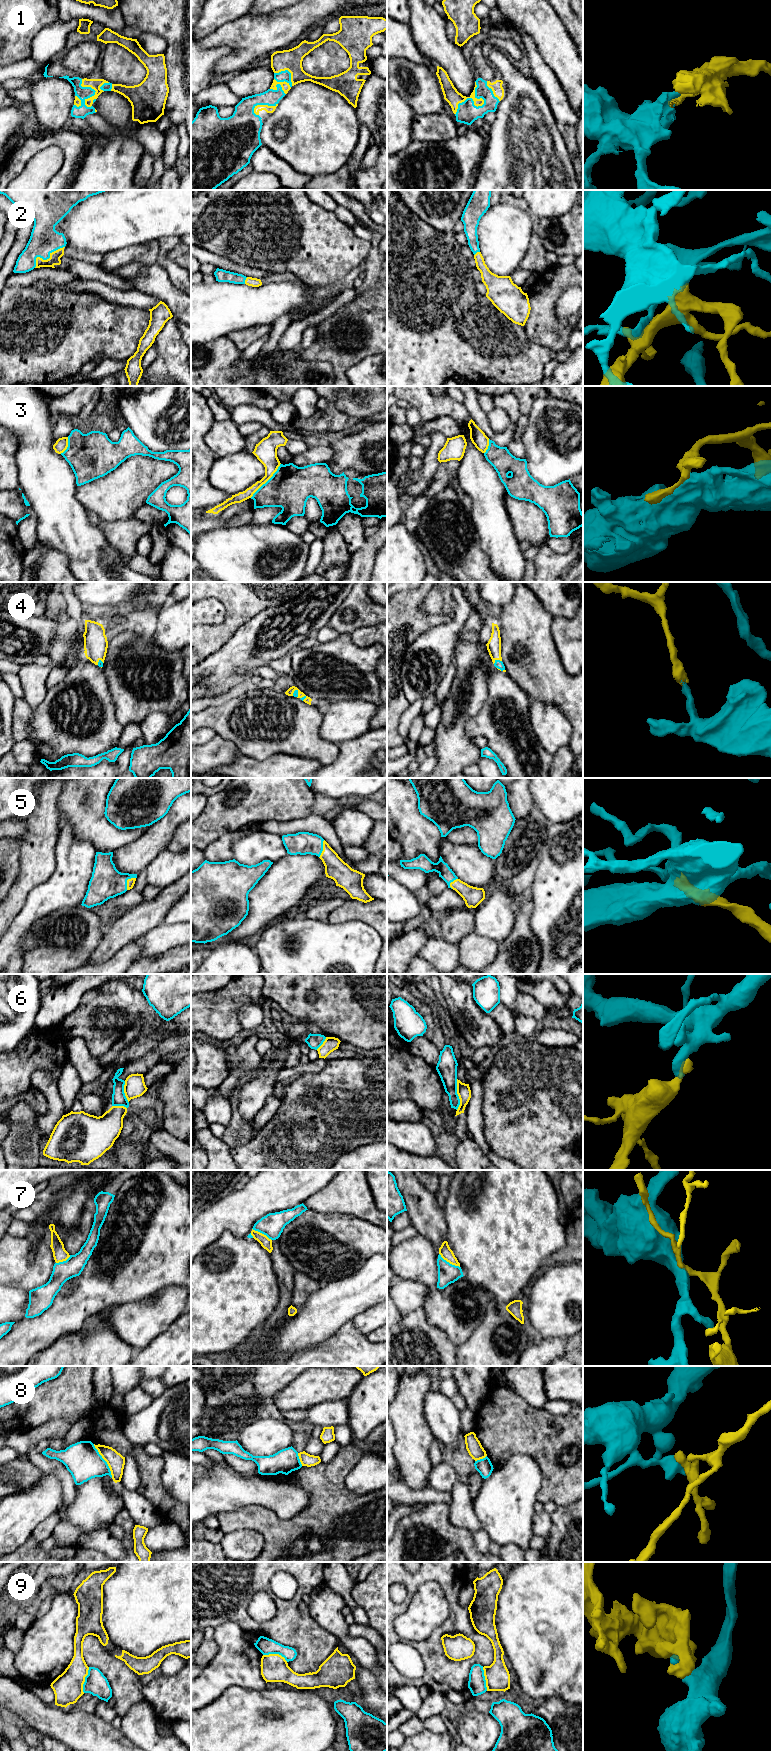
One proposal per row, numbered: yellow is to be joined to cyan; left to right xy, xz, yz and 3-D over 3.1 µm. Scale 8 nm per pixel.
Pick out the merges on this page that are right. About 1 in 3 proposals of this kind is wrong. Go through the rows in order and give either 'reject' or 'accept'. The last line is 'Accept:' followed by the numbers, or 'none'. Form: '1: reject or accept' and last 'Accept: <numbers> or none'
1: accept
2: accept
3: reject
4: accept
5: accept
6: reject
7: reject
8: reject
9: reject
Accept: 1, 2, 4, 5

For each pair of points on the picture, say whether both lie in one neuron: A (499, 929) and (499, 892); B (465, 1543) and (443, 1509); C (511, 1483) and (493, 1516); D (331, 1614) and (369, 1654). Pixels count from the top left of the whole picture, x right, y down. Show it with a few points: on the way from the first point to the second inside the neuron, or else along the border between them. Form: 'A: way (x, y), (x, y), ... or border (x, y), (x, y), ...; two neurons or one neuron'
A: way (499, 920), (499, 901); one neuron
B: way (456, 1535), (443, 1522), (443, 1518); one neuron
C: way (511, 1491), (501, 1508); one neuron
D: way (337, 1626), (340, 1632), (357, 1647); one neuron

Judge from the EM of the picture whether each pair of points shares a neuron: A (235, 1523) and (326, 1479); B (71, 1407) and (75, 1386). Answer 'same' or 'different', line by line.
A: same
B: same

